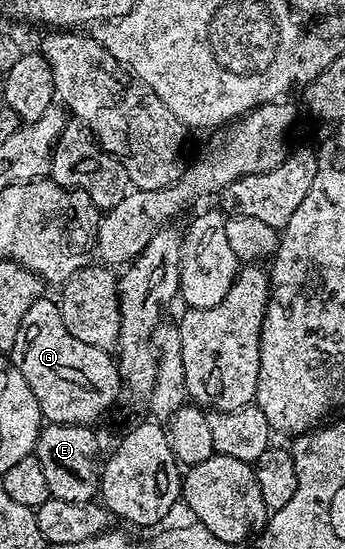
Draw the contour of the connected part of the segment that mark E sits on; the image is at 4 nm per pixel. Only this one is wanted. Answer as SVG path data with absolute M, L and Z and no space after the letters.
M60 422L44 425L40 429L33 453L41 460L41 468L45 471L45 480L49 483L49 492L53 498L66 502L89 502L99 494L99 438L91 430L94 429L87 424L70 426Z

